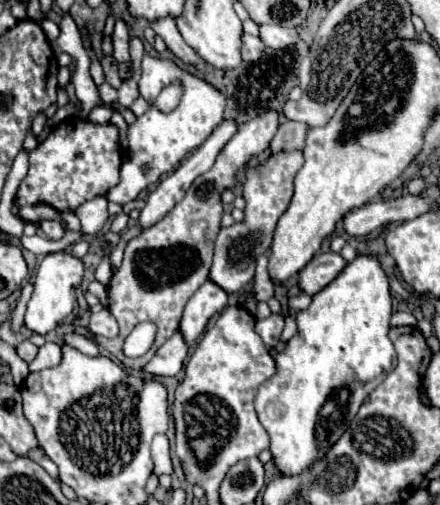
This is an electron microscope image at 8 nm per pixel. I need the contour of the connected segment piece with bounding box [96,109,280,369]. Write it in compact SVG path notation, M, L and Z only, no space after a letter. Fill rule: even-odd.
M274 109L264 111L262 115L246 121L240 125L236 135L226 143L224 151L218 155L214 167L206 171L204 175L196 177L192 187L186 191L184 199L174 205L172 211L168 211L158 223L148 227L142 235L134 237L124 251L124 261L120 269L112 275L108 283L108 309L116 317L120 325L120 335L116 339L104 339L96 337L96 341L108 349L114 357L118 357L126 367L130 369L144 369L144 365L152 359L152 355L158 351L162 343L166 343L180 327L182 311L192 297L192 293L208 279L210 265L212 265L212 253L214 253L214 241L220 231L220 217L222 217L222 201L220 193L224 189L230 189L234 185L236 171L242 169L250 157L262 153L268 149L272 135L278 129L278 117L280 113ZM140 321L156 321L158 333L156 343L152 351L138 359L130 359L124 355L122 345L124 339L130 335L130 331Z

